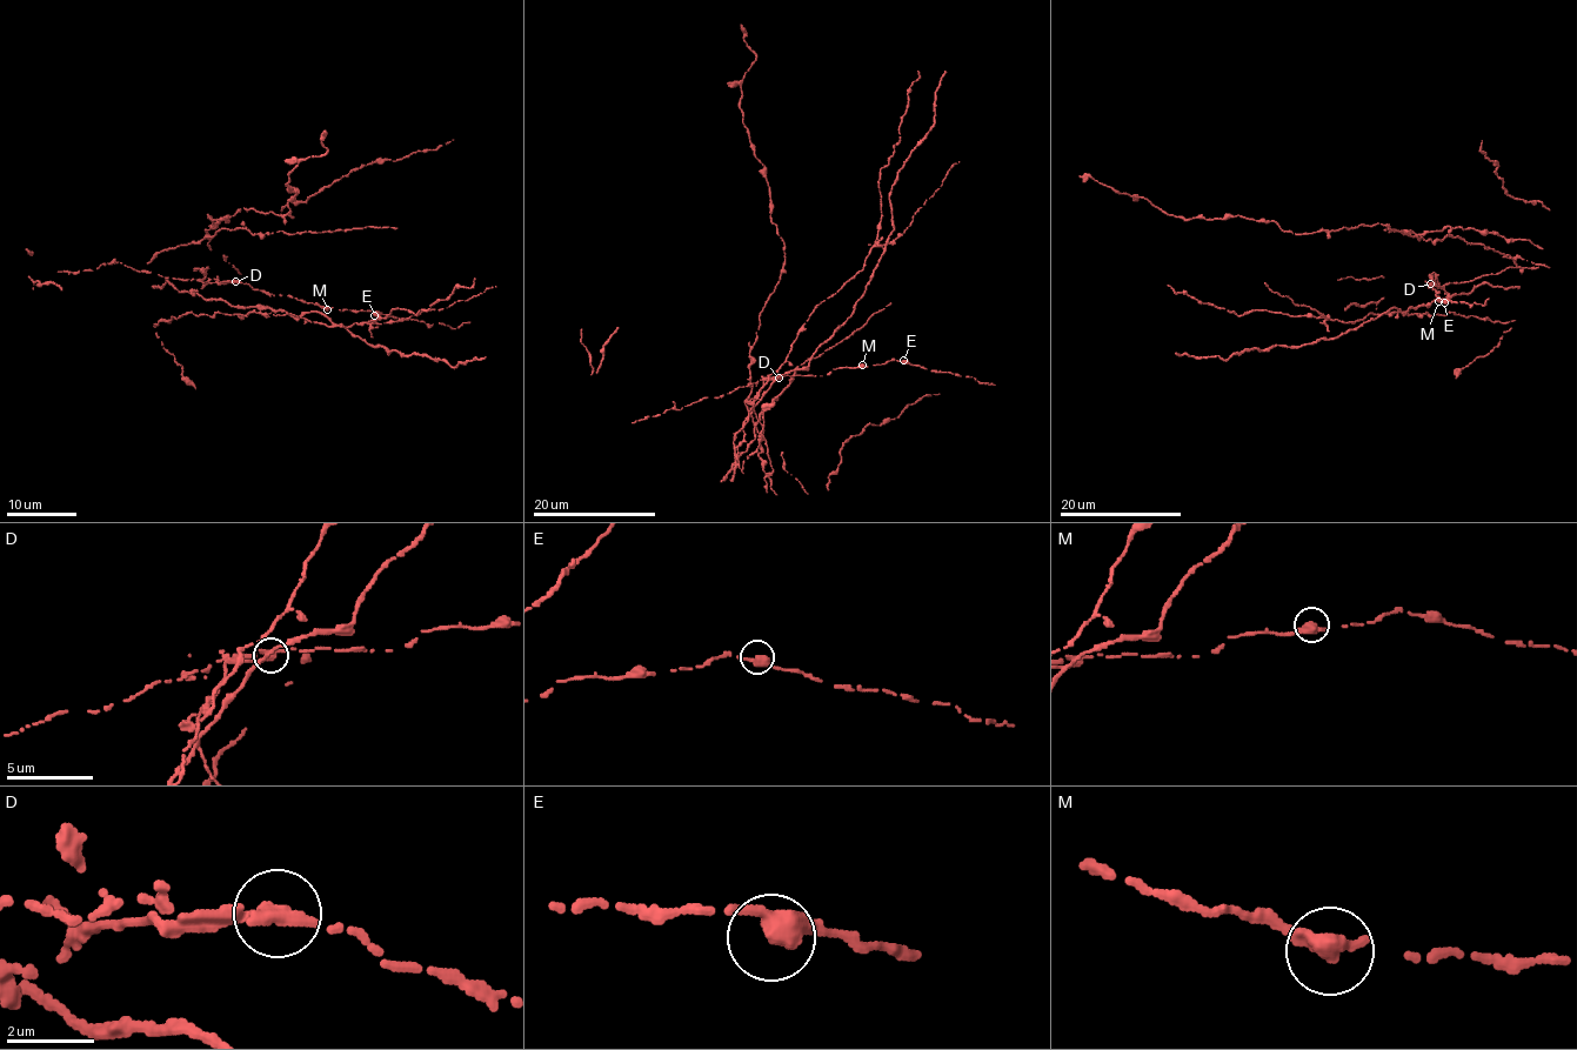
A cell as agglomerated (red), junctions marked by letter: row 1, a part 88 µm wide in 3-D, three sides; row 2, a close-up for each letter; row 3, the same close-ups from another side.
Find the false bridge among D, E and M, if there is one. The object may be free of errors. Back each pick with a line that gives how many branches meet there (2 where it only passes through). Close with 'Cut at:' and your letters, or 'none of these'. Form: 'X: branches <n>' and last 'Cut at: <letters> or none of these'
D: branches 2
Cut at: D

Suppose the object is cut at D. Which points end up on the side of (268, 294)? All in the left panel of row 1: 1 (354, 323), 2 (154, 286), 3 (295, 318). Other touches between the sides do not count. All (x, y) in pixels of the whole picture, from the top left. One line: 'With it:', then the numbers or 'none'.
With it: none

